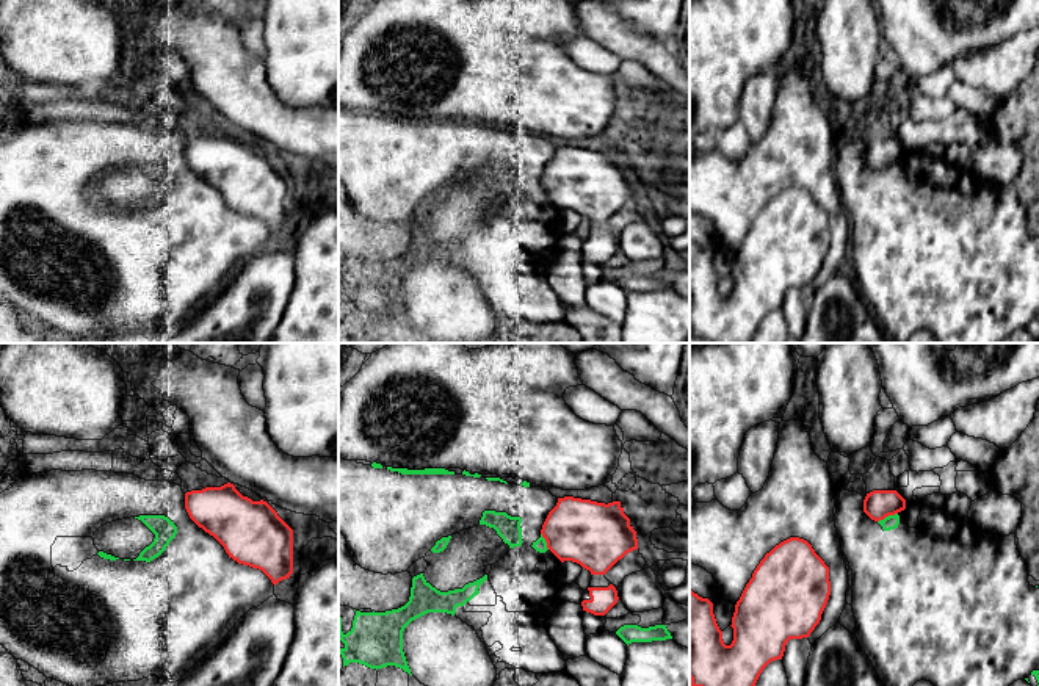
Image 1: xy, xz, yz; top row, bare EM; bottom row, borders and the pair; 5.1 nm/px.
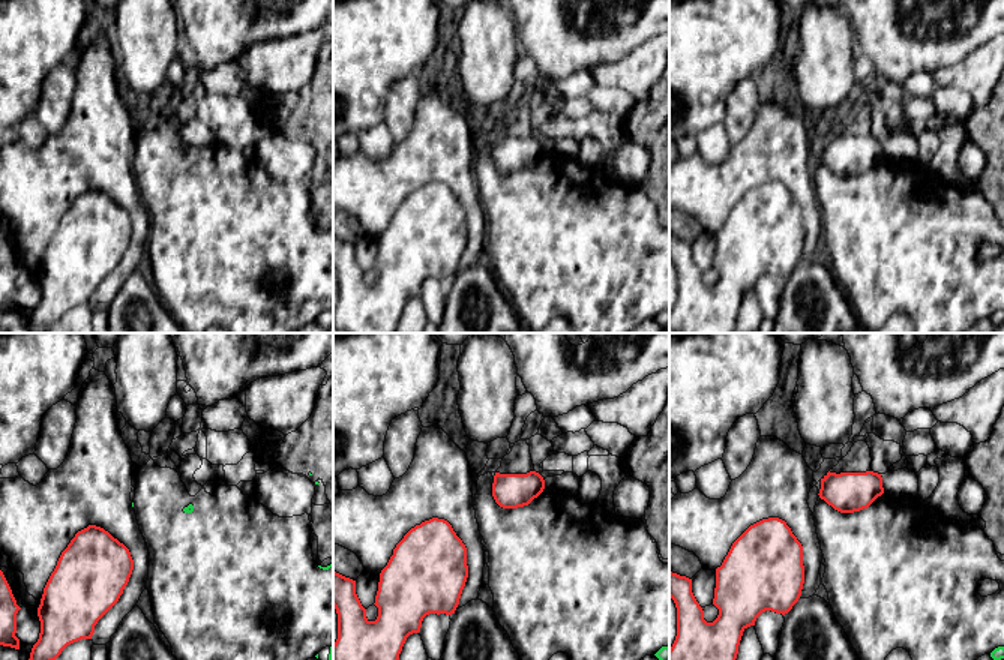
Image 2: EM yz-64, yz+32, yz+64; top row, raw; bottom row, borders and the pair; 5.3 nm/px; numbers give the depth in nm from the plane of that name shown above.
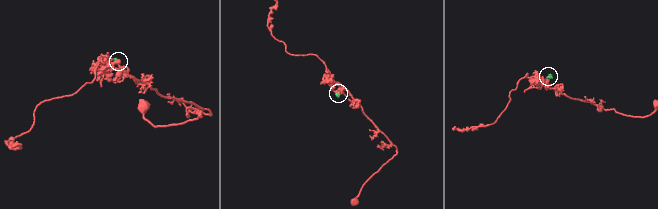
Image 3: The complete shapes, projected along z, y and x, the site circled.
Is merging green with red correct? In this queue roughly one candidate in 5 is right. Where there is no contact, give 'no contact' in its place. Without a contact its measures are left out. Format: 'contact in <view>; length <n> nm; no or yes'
contact in yz; length 120 nm; no

